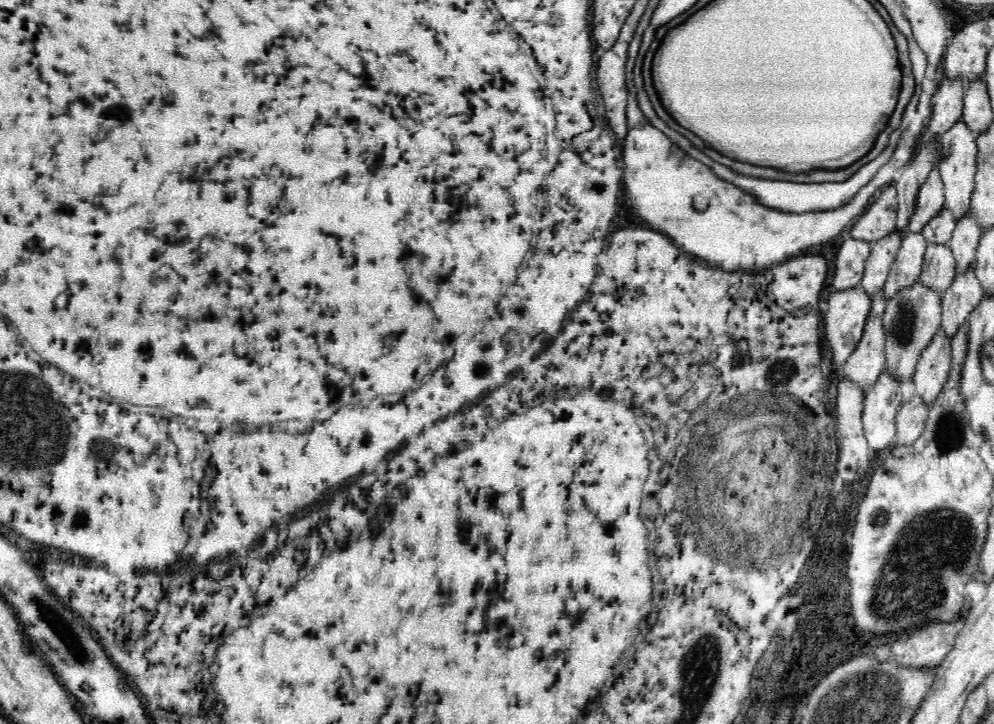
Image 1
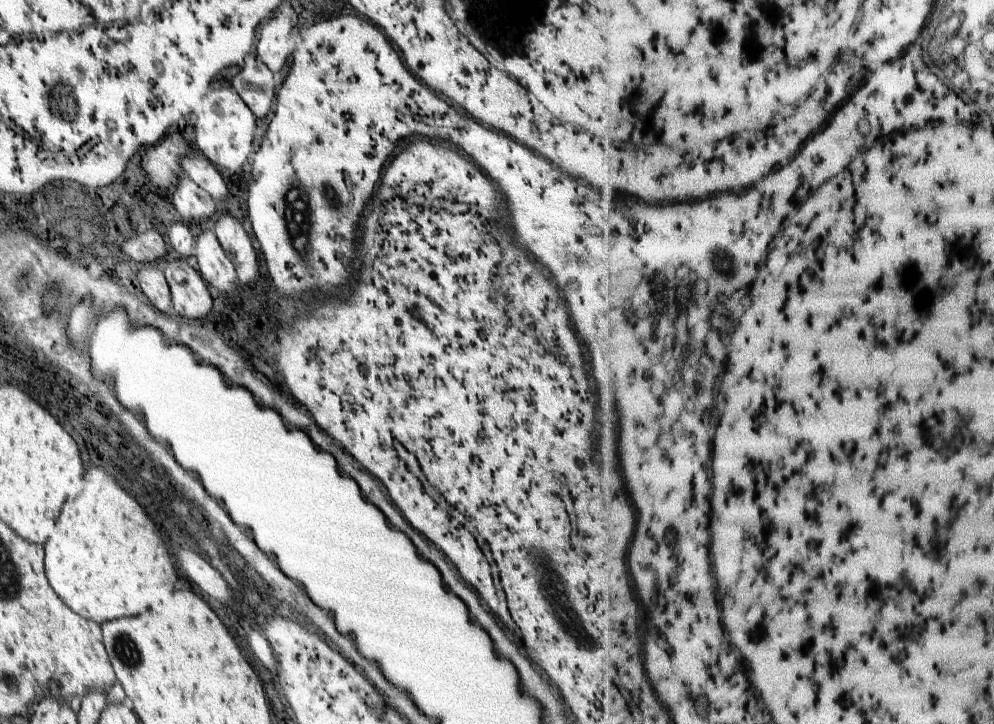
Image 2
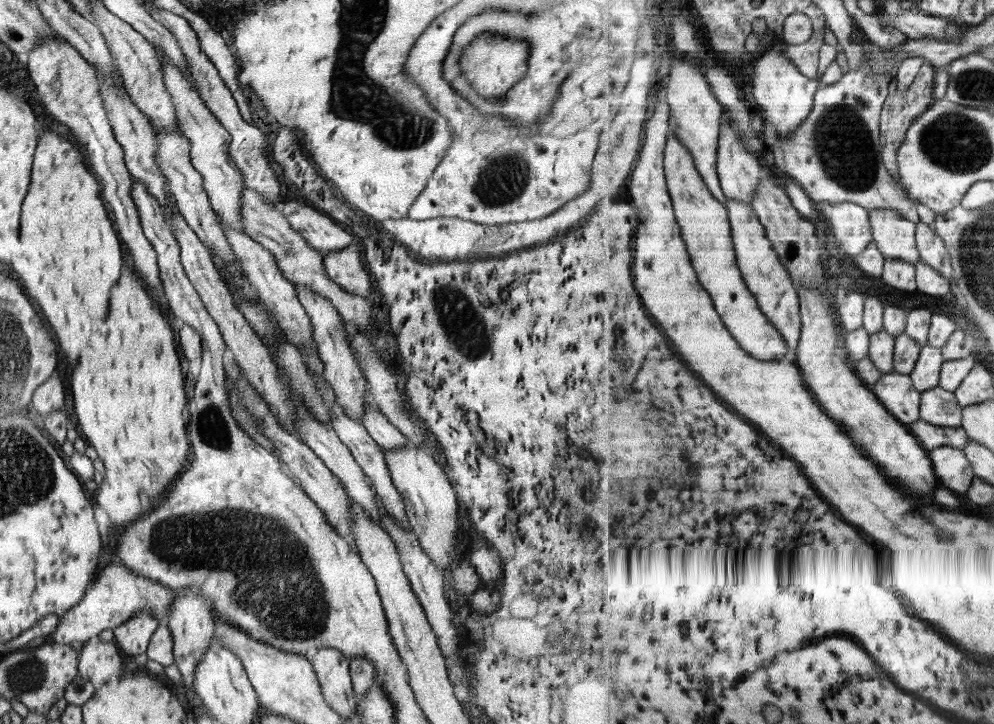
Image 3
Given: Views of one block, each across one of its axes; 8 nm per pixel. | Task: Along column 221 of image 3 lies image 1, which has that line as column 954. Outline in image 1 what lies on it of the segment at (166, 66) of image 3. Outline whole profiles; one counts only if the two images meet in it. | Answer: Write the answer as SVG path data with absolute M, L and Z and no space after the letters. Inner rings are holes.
M960 120L952 125L940 138L941 159L937 170L943 182L943 193L945 196L944 206L954 213L956 221L971 210L971 196L975 189L975 174L977 171L976 137L978 134L972 132L964 121Z

